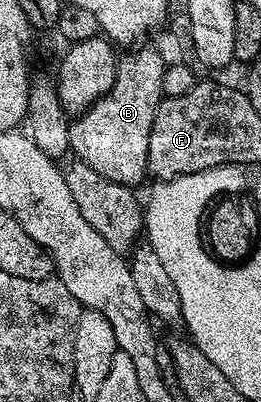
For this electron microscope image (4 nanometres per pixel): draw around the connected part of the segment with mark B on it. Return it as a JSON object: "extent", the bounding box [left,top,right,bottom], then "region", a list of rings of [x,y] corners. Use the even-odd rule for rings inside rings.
{"extent":[70,47,167,189],"region":[[[141,47],[119,58],[112,89],[100,96],[93,107],[81,112],[75,118],[78,120],[70,123],[70,151],[73,158],[84,161],[84,165],[92,165],[100,177],[131,189],[137,188],[137,183],[148,175],[148,137],[152,133],[152,121],[156,117],[158,104],[164,98],[162,78],[167,69],[156,48]]]}

